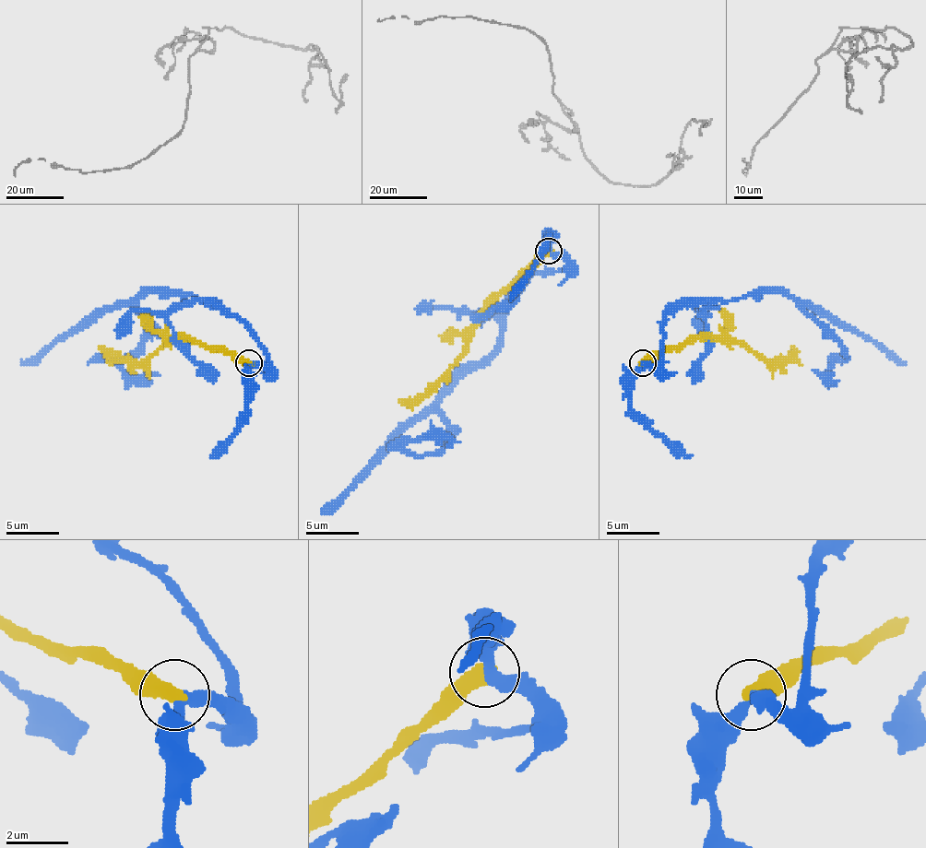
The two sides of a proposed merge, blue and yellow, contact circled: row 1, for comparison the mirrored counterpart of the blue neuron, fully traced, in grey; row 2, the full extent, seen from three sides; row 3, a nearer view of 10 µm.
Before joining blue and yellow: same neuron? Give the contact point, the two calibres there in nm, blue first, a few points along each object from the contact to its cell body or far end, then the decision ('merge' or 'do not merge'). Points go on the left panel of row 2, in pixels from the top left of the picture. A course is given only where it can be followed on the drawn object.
place (248, 362); calibres 360 and 550 nm; course blue (251, 362), (267, 367), (267, 348), (224, 306), (147, 293), (138, 300), (147, 338), (104, 359), (160, 375); course yellow (248, 362), (237, 362), (189, 338), (165, 341), (141, 362), (128, 362), (99, 346); do not merge

